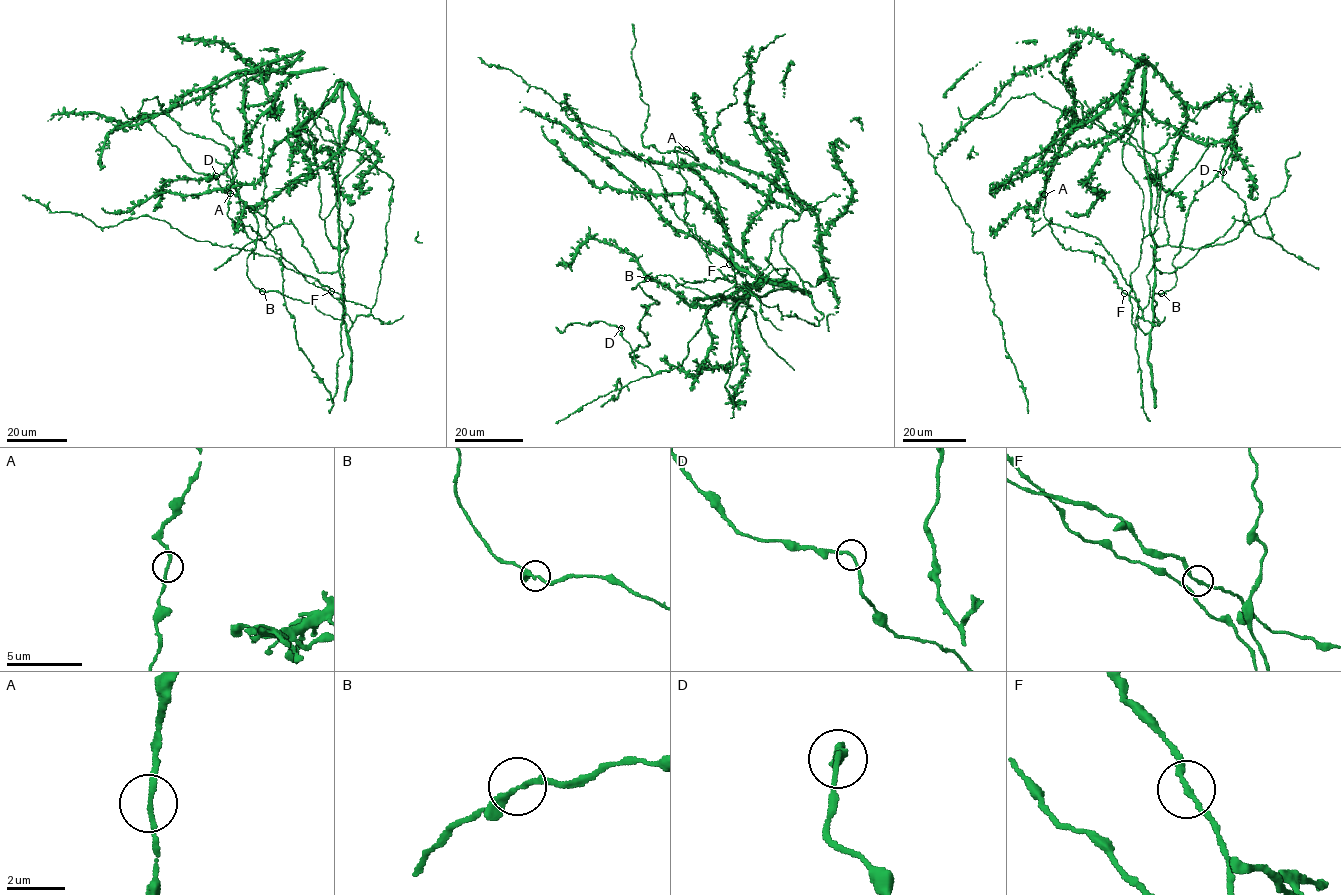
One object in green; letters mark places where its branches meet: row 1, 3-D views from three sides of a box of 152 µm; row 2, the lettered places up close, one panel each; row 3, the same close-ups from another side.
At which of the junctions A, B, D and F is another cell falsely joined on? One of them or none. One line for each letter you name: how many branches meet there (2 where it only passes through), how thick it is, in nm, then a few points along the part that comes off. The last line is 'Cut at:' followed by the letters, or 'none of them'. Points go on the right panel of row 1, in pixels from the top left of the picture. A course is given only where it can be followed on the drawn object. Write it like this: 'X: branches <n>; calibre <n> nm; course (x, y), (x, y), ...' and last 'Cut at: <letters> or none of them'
Cut at: none of them

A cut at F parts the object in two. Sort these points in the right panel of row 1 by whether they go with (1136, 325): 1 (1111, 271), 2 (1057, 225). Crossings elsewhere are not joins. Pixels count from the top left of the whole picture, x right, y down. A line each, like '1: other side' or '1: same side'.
1: other side
2: same side

